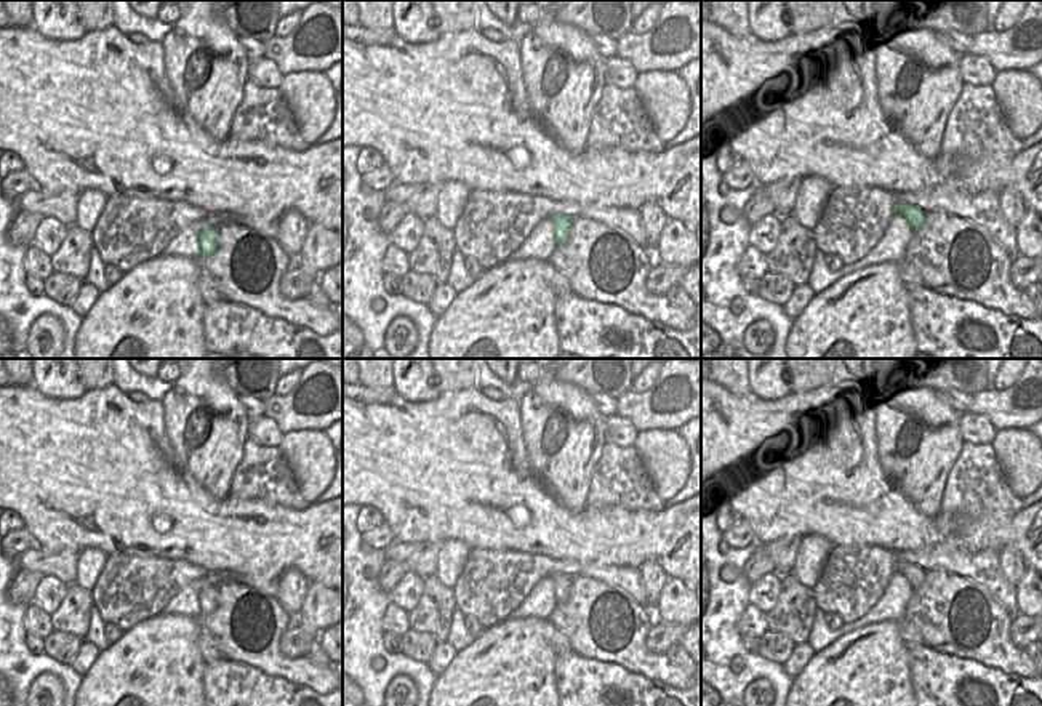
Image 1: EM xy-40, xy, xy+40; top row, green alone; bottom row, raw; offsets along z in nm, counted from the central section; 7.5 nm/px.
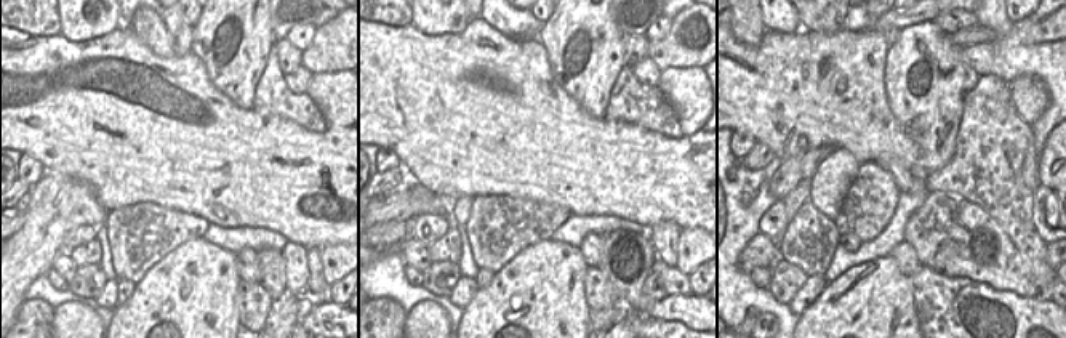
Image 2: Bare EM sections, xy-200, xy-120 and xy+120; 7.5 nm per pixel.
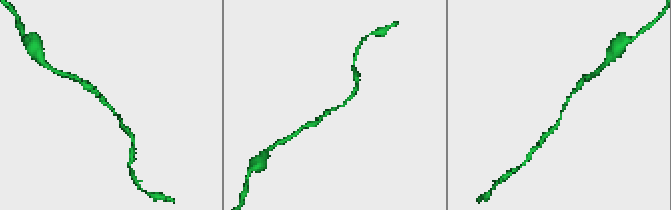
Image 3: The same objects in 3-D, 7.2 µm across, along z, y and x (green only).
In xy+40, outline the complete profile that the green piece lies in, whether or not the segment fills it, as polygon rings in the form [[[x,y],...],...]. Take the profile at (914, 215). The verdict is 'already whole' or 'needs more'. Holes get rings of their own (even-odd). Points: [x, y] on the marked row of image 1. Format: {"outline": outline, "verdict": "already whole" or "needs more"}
{"outline": [[[898,200],[895,210],[909,221],[912,232],[919,231],[924,224],[925,213],[916,205]]], "verdict": "already whole"}

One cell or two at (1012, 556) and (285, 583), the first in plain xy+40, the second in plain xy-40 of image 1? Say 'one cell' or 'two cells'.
one cell

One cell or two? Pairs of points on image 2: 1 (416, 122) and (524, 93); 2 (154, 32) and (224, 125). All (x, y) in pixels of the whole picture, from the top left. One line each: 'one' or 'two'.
1: one
2: two

